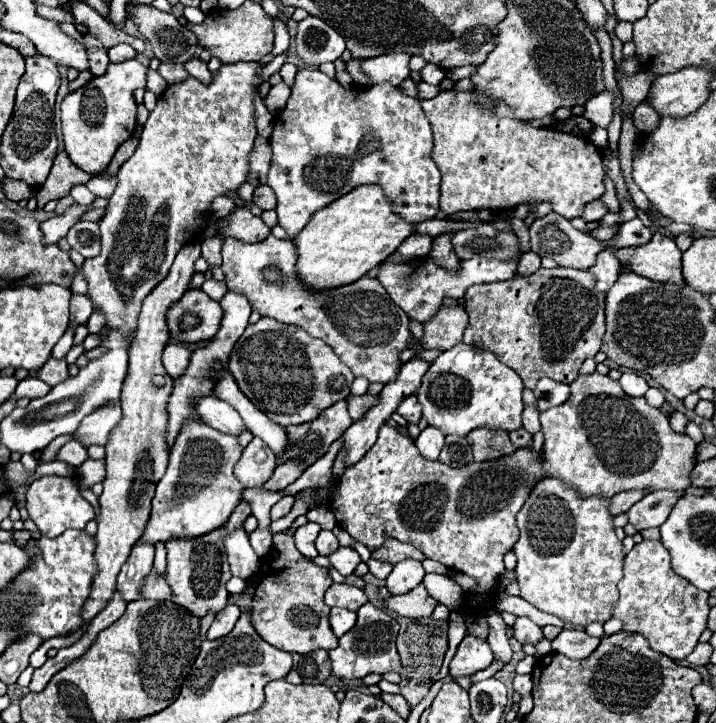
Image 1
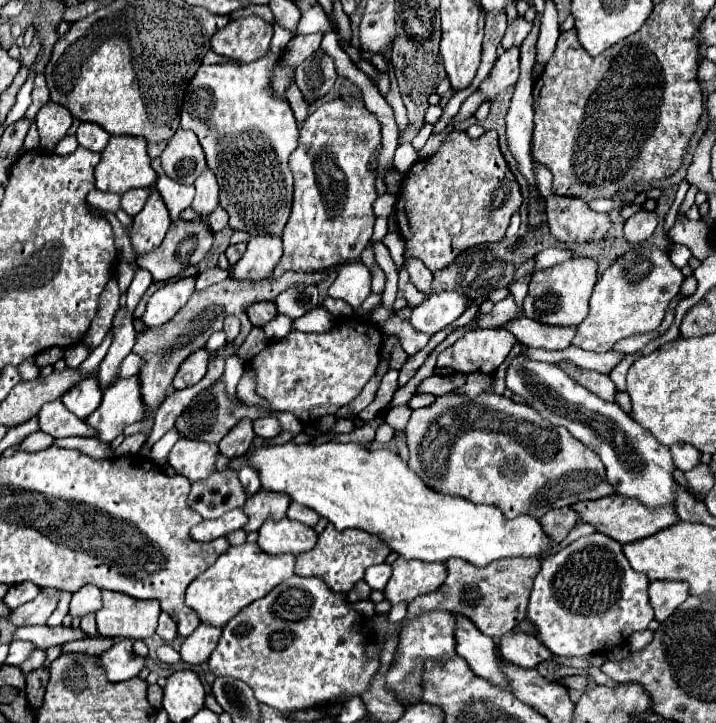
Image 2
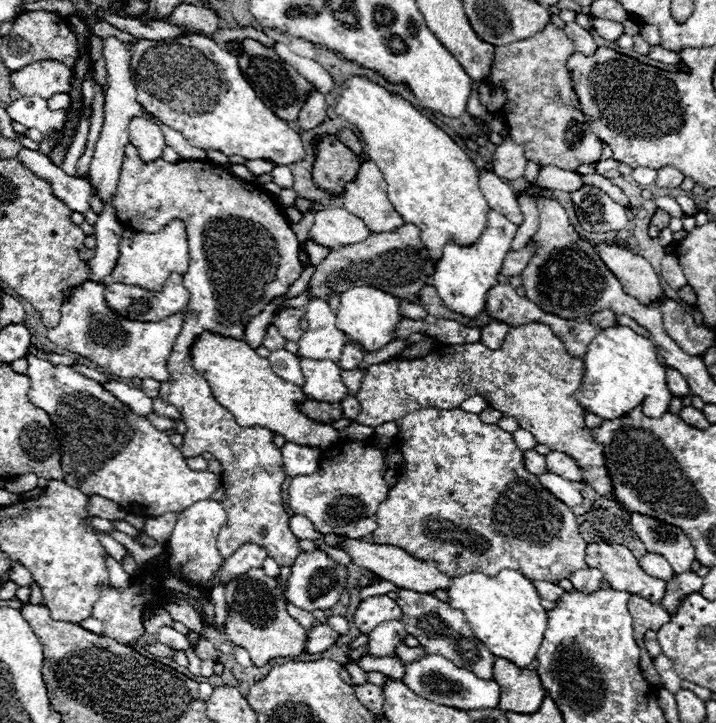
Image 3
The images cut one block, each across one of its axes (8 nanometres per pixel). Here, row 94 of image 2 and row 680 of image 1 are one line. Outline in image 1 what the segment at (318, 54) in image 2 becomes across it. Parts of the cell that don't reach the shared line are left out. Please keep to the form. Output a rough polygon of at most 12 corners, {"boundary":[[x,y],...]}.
{"boundary":[[328,652],[304,654],[296,666],[304,684],[332,676]]}

